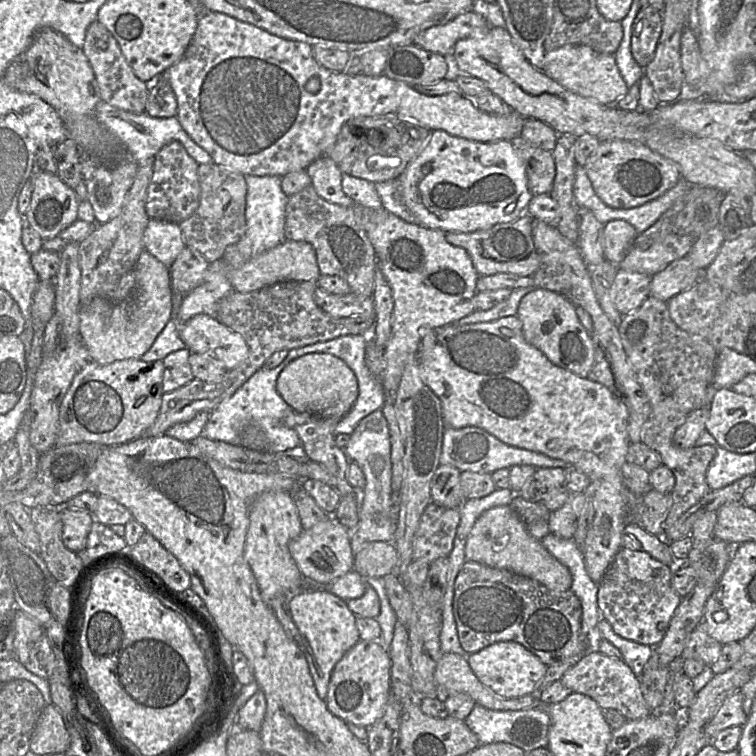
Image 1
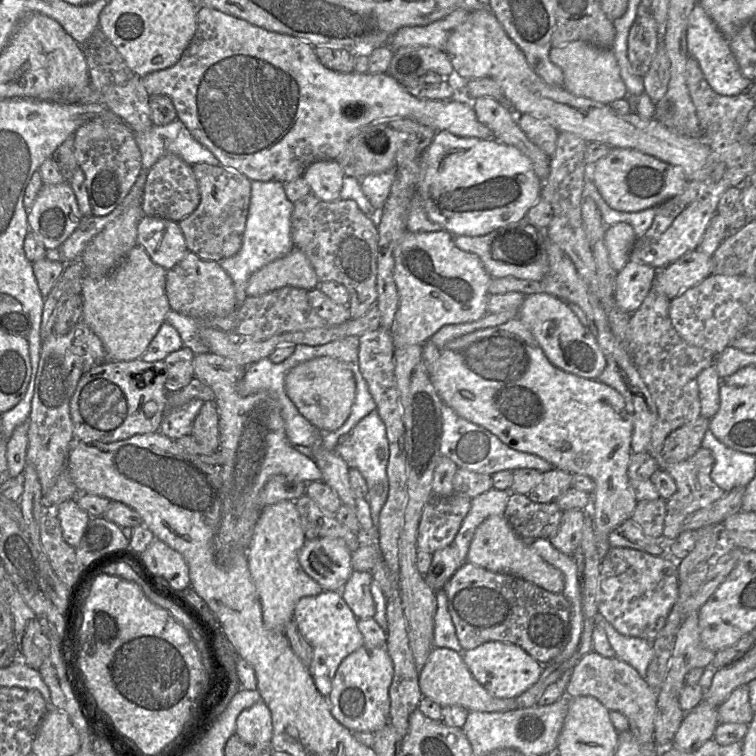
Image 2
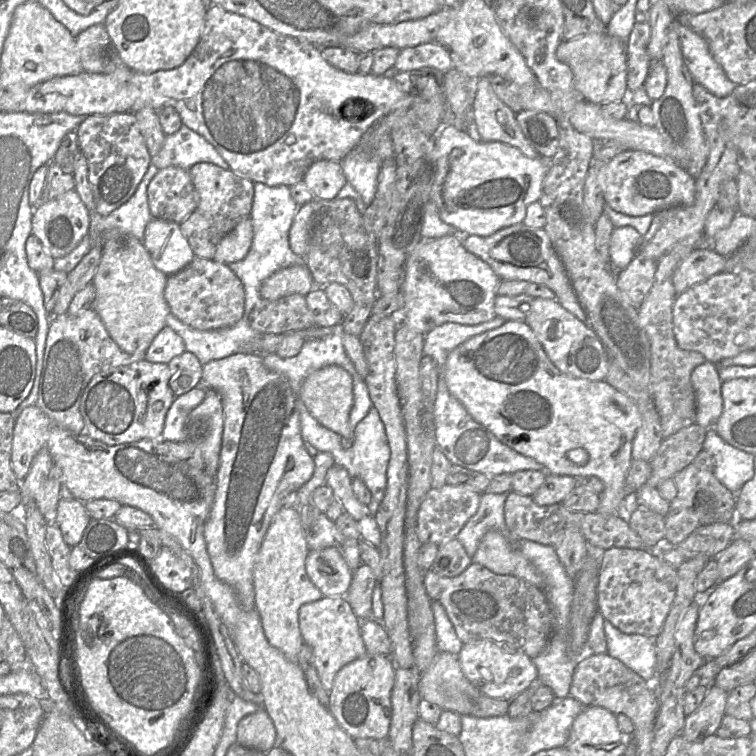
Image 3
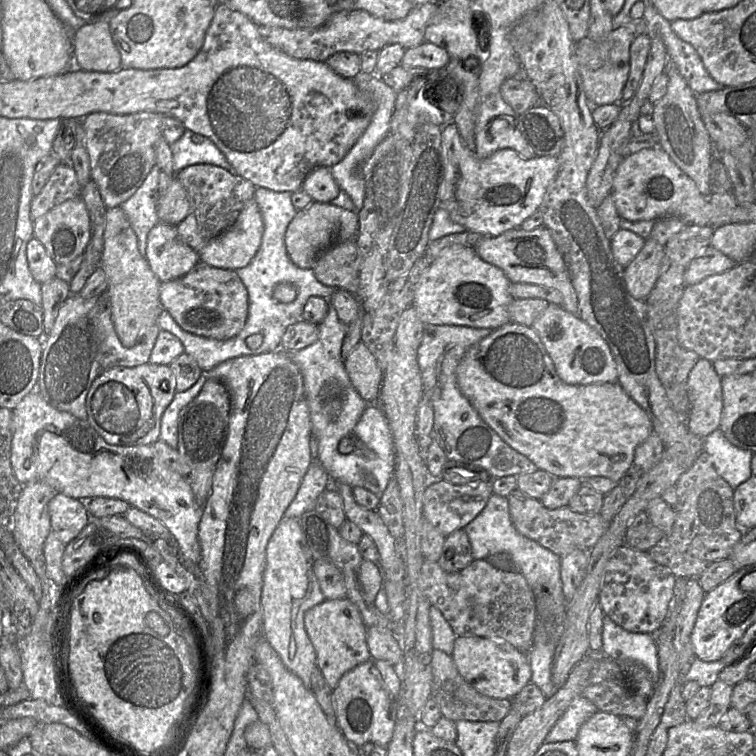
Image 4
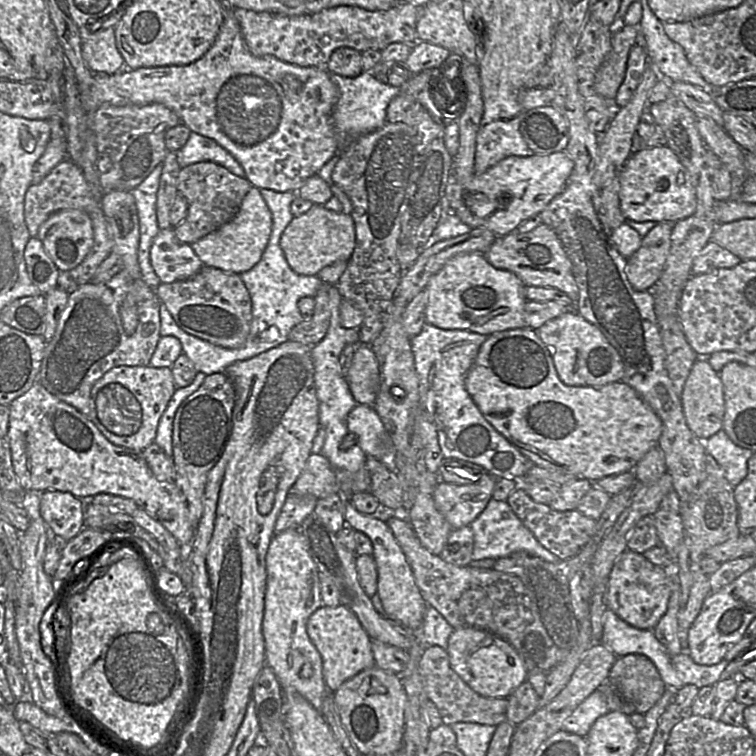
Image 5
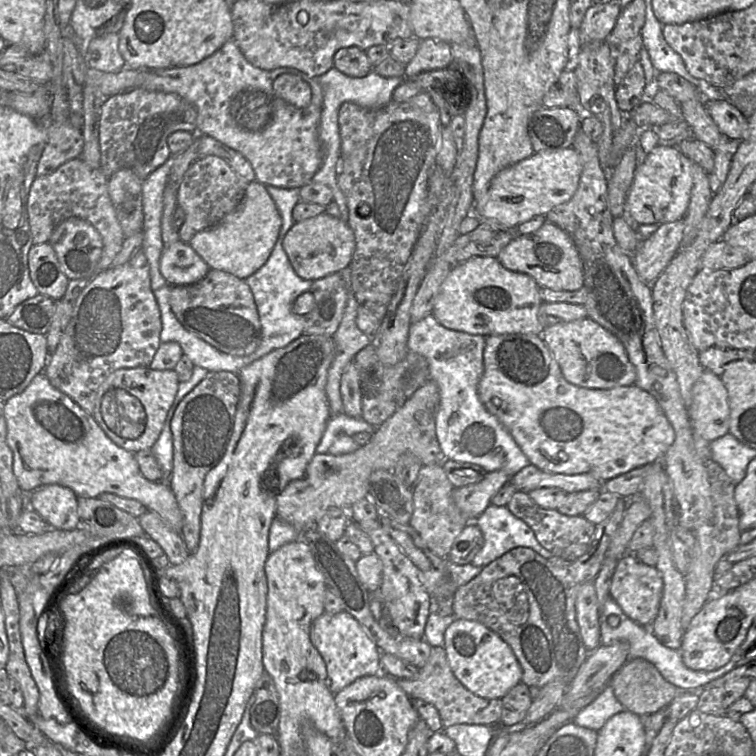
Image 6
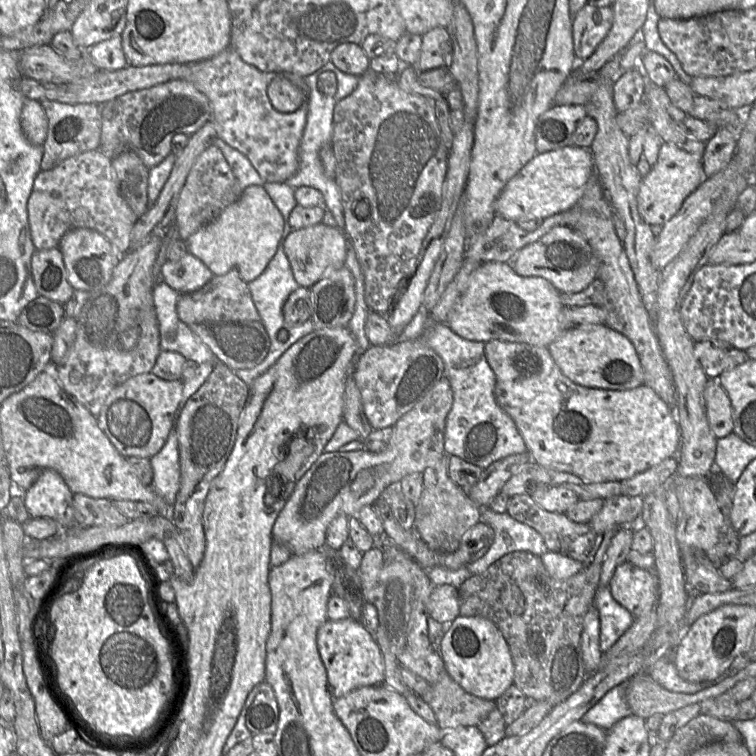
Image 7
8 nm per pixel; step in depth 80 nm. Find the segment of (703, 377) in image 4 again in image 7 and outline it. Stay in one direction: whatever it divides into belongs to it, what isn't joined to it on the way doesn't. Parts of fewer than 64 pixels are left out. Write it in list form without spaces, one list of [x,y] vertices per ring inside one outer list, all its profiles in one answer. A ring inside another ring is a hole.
[[[717,379],[708,380],[704,402],[708,424],[715,437],[718,439],[729,435],[733,431],[733,408]]]

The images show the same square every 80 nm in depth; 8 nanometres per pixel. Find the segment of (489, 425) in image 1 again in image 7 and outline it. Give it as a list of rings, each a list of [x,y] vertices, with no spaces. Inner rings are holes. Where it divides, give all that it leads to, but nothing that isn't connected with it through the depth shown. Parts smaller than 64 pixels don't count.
[[[490,340],[484,353],[496,377],[496,401],[514,421],[533,462],[575,474],[586,482],[621,482],[677,454],[681,434],[675,411],[649,386],[642,384],[629,390],[581,386],[561,372],[547,347]]]

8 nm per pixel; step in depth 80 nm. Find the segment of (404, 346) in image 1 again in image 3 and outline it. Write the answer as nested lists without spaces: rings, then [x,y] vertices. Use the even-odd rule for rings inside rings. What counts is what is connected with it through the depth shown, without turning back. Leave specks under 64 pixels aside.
[[[331,160],[314,162],[303,177],[314,199],[333,200],[347,182],[341,163]],[[460,236],[423,238],[407,258],[401,287],[404,308],[398,318],[423,335],[444,323],[477,325],[497,316],[494,301],[501,279],[486,262],[464,248]]]

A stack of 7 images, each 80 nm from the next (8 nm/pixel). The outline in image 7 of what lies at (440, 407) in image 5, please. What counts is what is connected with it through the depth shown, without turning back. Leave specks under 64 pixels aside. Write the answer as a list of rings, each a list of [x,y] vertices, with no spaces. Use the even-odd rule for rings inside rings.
[[[420,309],[402,330],[398,340],[423,338],[444,363],[444,376],[453,392],[453,404],[446,419],[444,450],[481,469],[507,456],[527,451],[525,442],[512,418],[498,405],[494,387],[496,377],[484,353],[484,342],[460,337],[445,323],[434,322],[429,312]]]

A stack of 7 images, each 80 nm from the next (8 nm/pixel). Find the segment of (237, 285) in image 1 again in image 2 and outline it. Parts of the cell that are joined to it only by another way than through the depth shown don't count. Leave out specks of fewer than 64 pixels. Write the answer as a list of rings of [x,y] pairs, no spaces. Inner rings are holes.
[[[298,248],[276,259],[258,271],[249,279],[246,288],[248,296],[261,296],[285,286],[311,291],[320,281],[307,256]]]

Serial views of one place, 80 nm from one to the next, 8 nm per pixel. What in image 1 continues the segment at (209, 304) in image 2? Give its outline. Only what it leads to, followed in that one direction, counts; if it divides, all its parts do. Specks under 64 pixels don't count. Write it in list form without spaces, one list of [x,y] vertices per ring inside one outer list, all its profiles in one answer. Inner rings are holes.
[[[186,246],[170,266],[174,293],[185,296],[199,286],[209,269],[208,262],[197,250]]]

